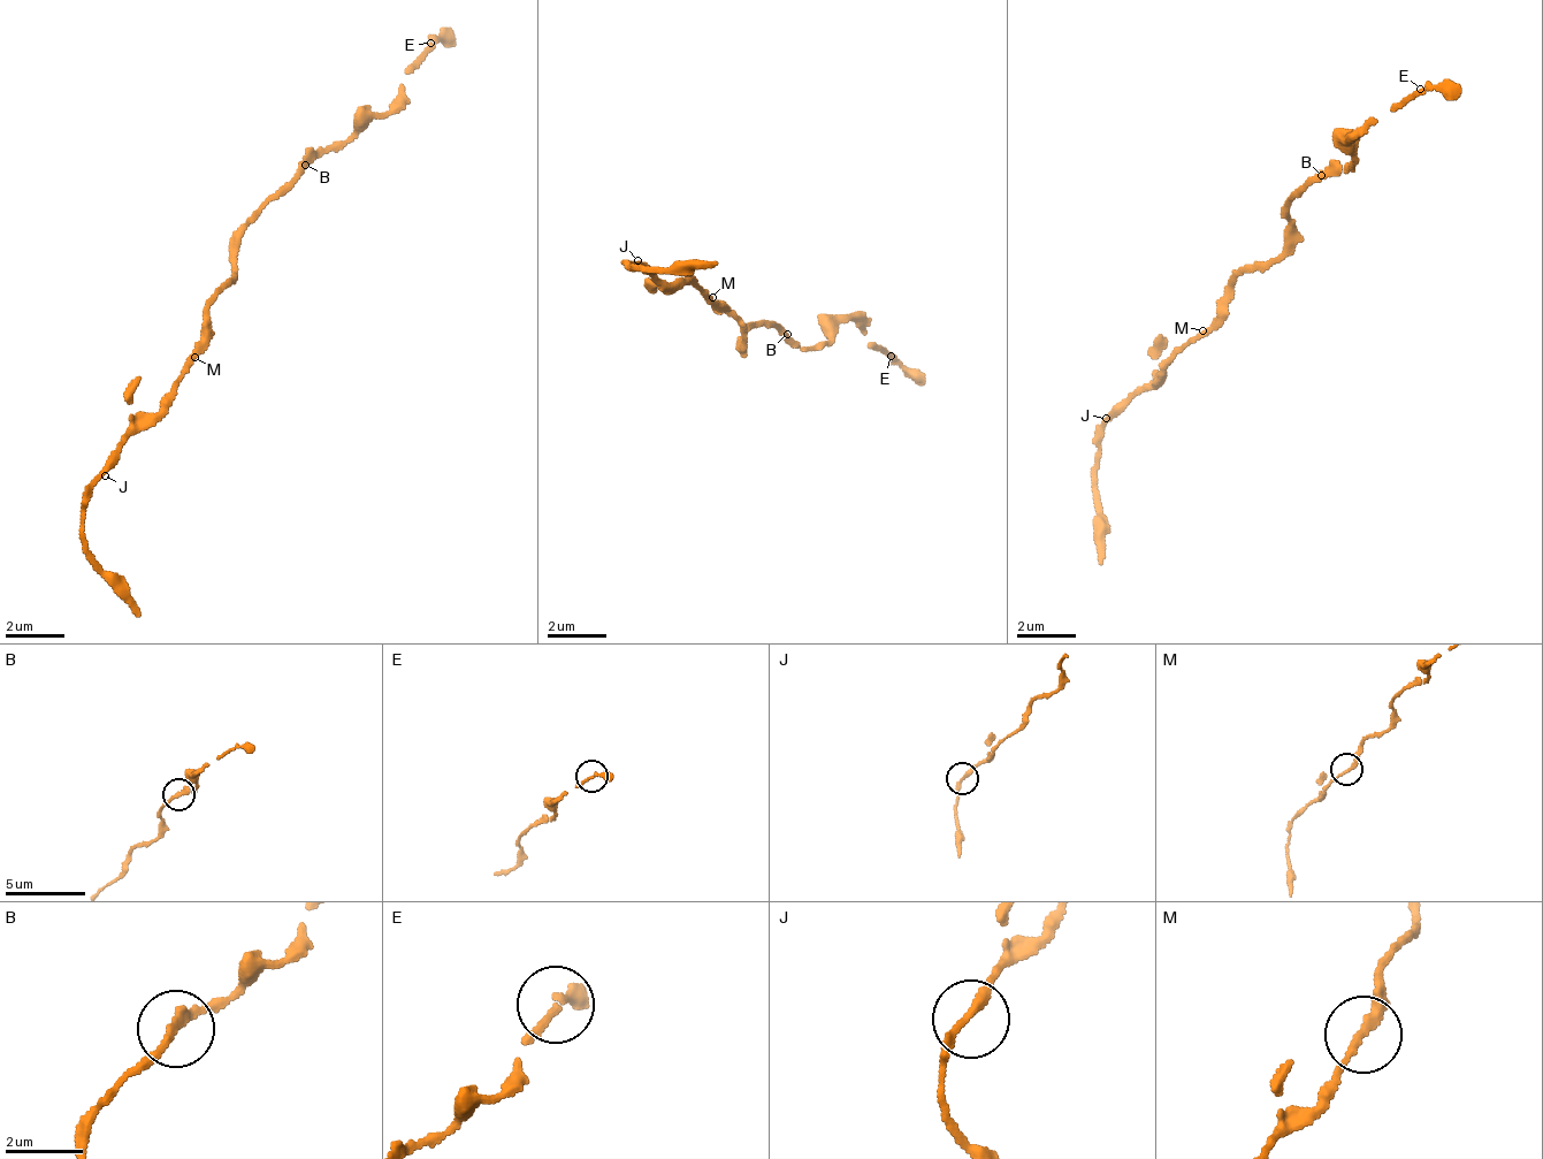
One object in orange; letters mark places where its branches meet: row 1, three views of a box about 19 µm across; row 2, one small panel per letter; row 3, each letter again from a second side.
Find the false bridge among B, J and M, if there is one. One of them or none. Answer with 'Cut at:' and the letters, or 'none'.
Cut at: none

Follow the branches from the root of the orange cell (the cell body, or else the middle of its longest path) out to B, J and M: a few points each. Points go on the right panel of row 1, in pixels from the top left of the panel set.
B: (1246, 269), (1255, 271), (1282, 249), (1282, 235), (1295, 196), (1299, 198), (1305, 187), (1324, 173)
J: (1246, 269), (1224, 289), (1224, 311), (1219, 323), (1171, 357), (1163, 375), (1159, 373), (1153, 386), (1106, 418)
M: (1246, 269), (1224, 289), (1222, 317), (1202, 330)

